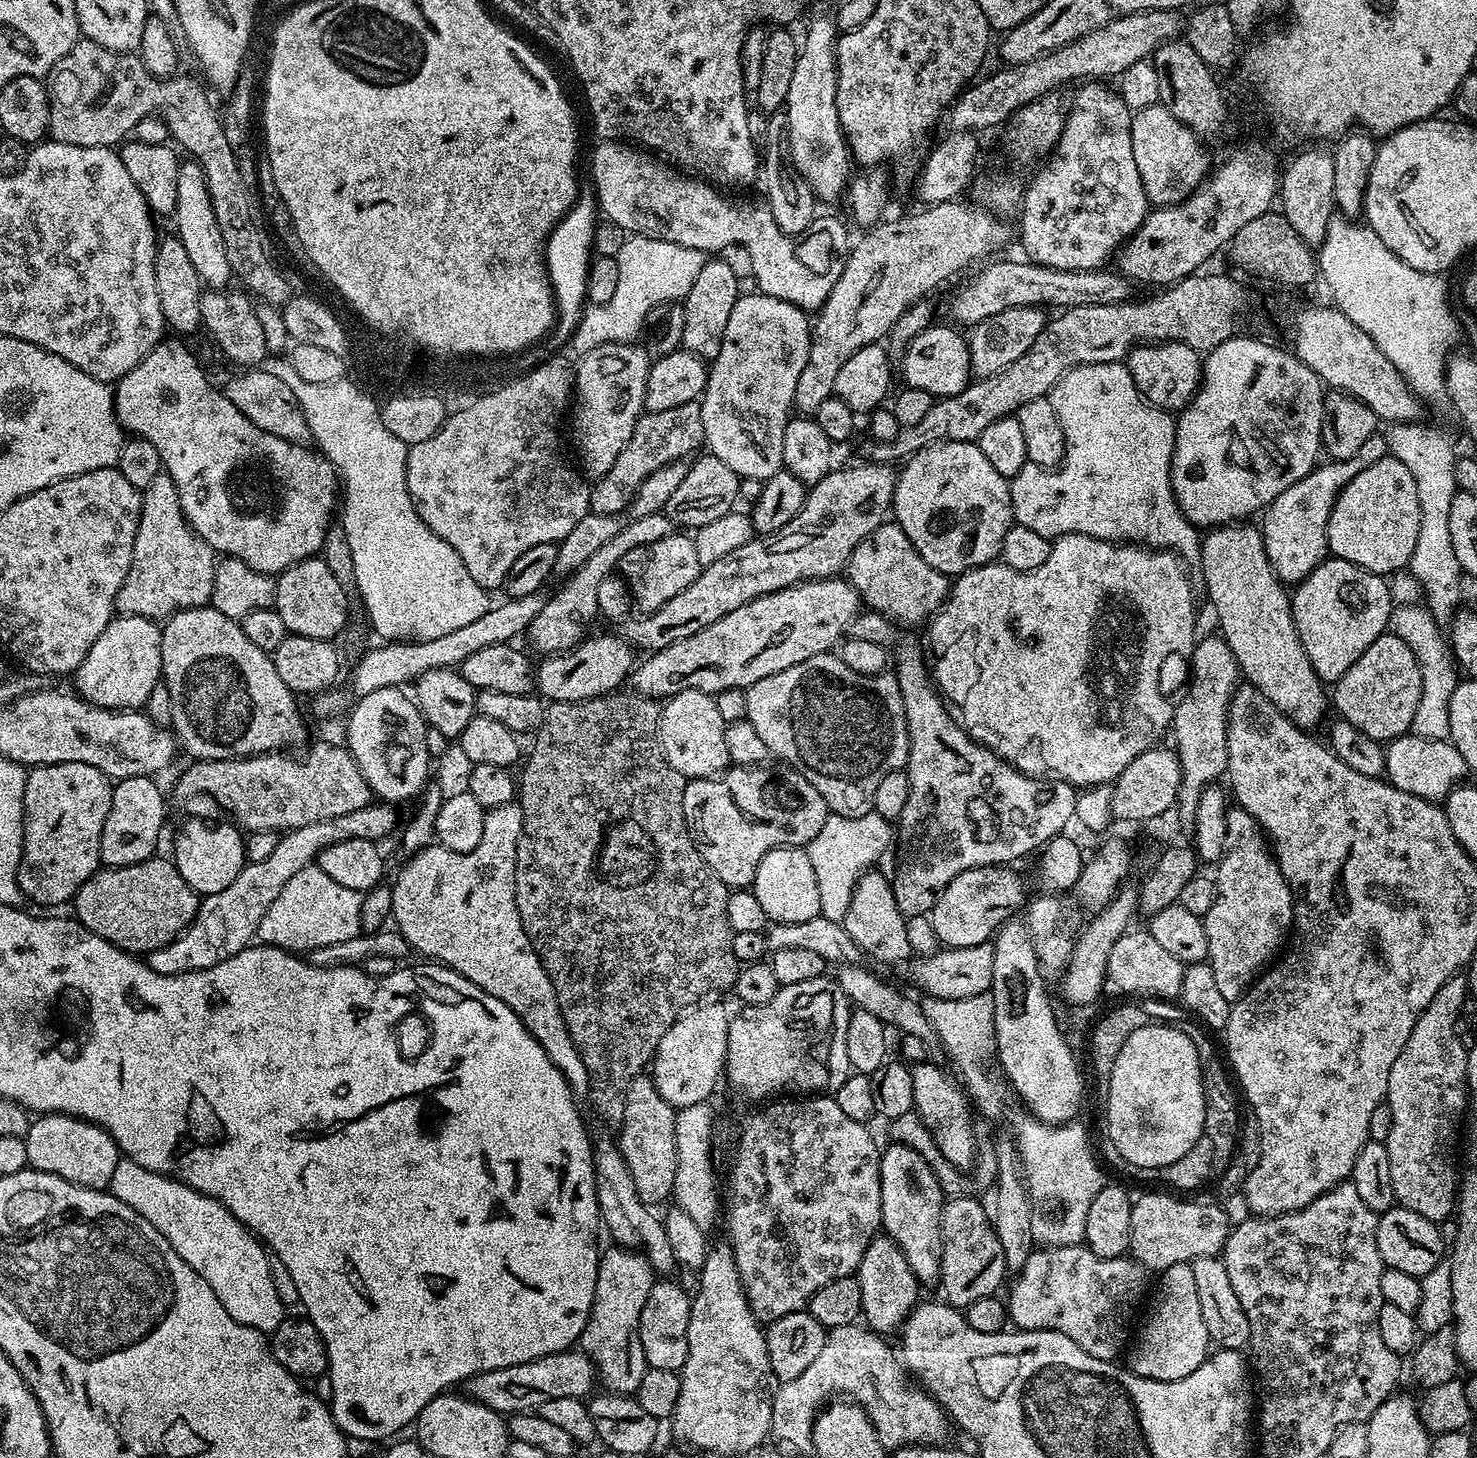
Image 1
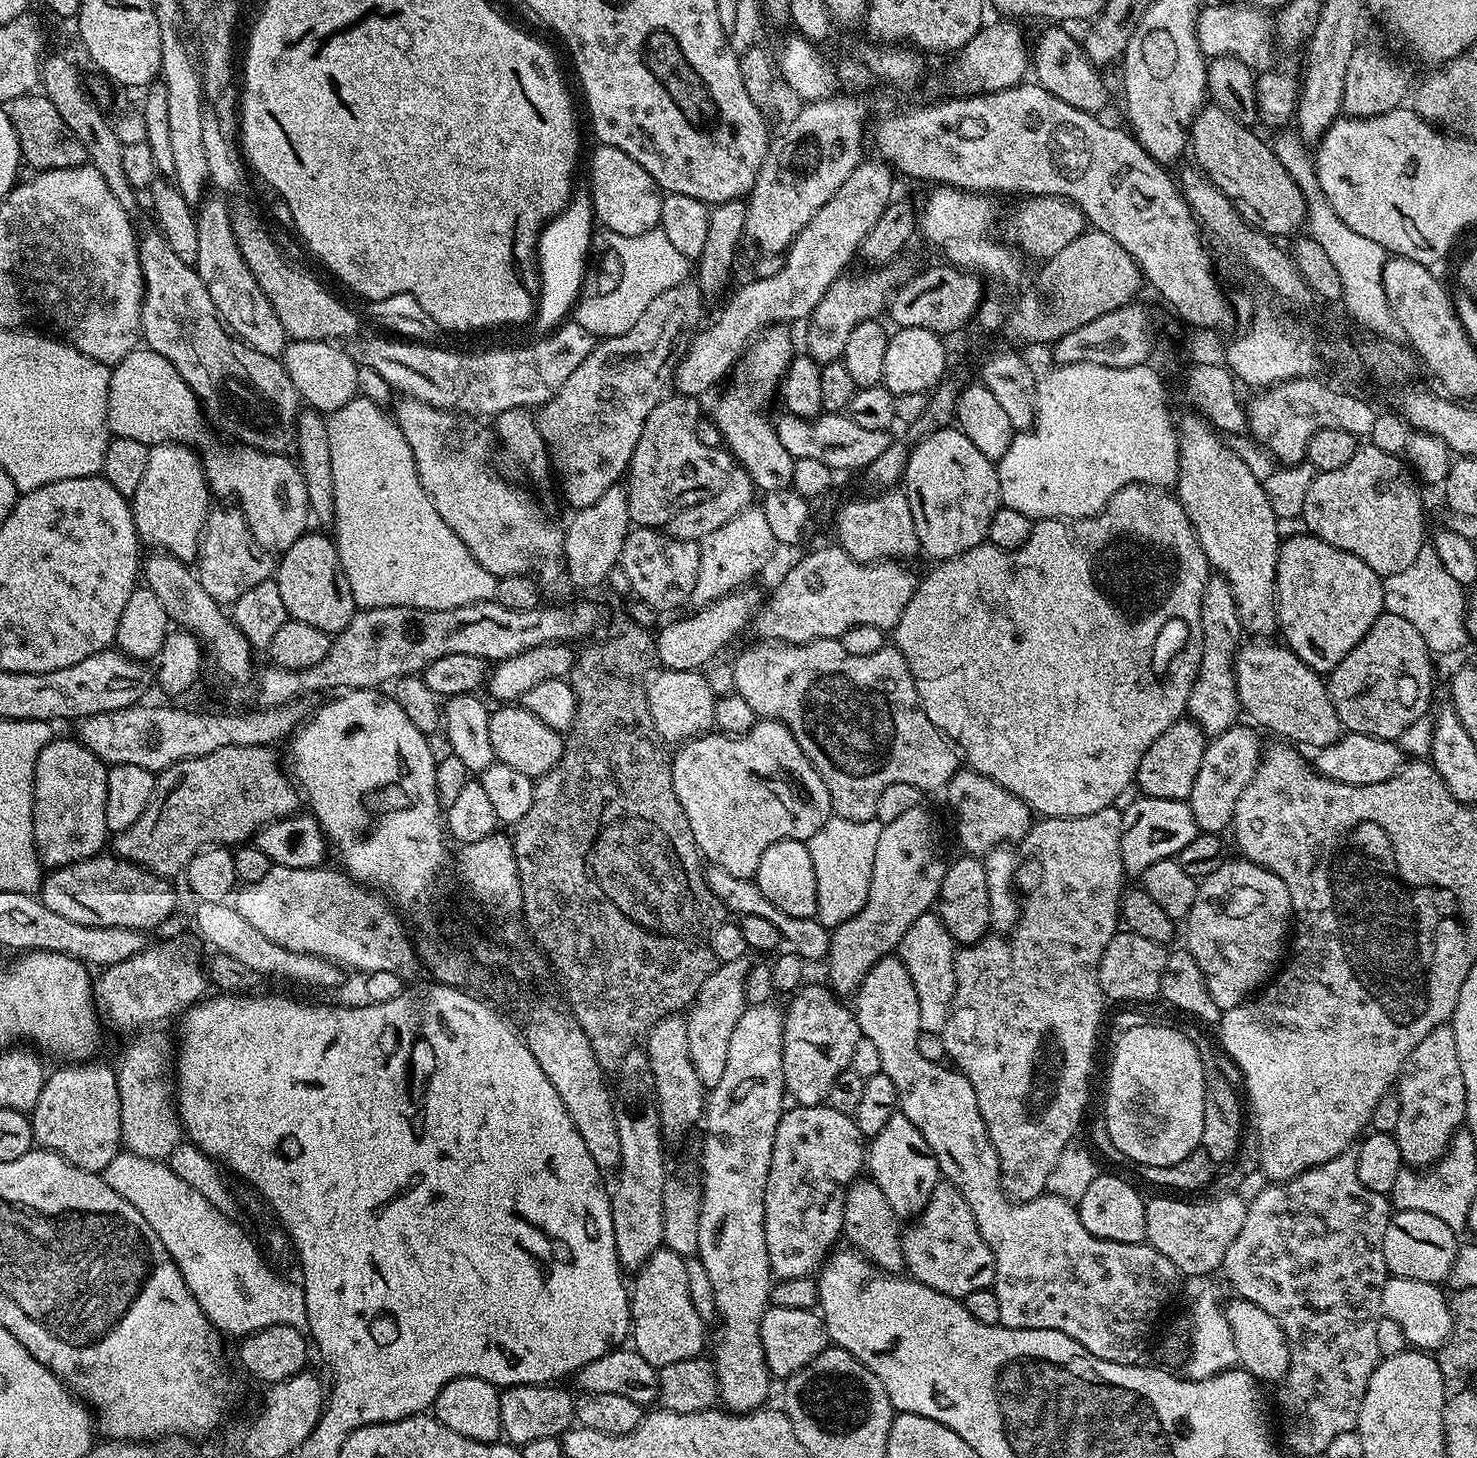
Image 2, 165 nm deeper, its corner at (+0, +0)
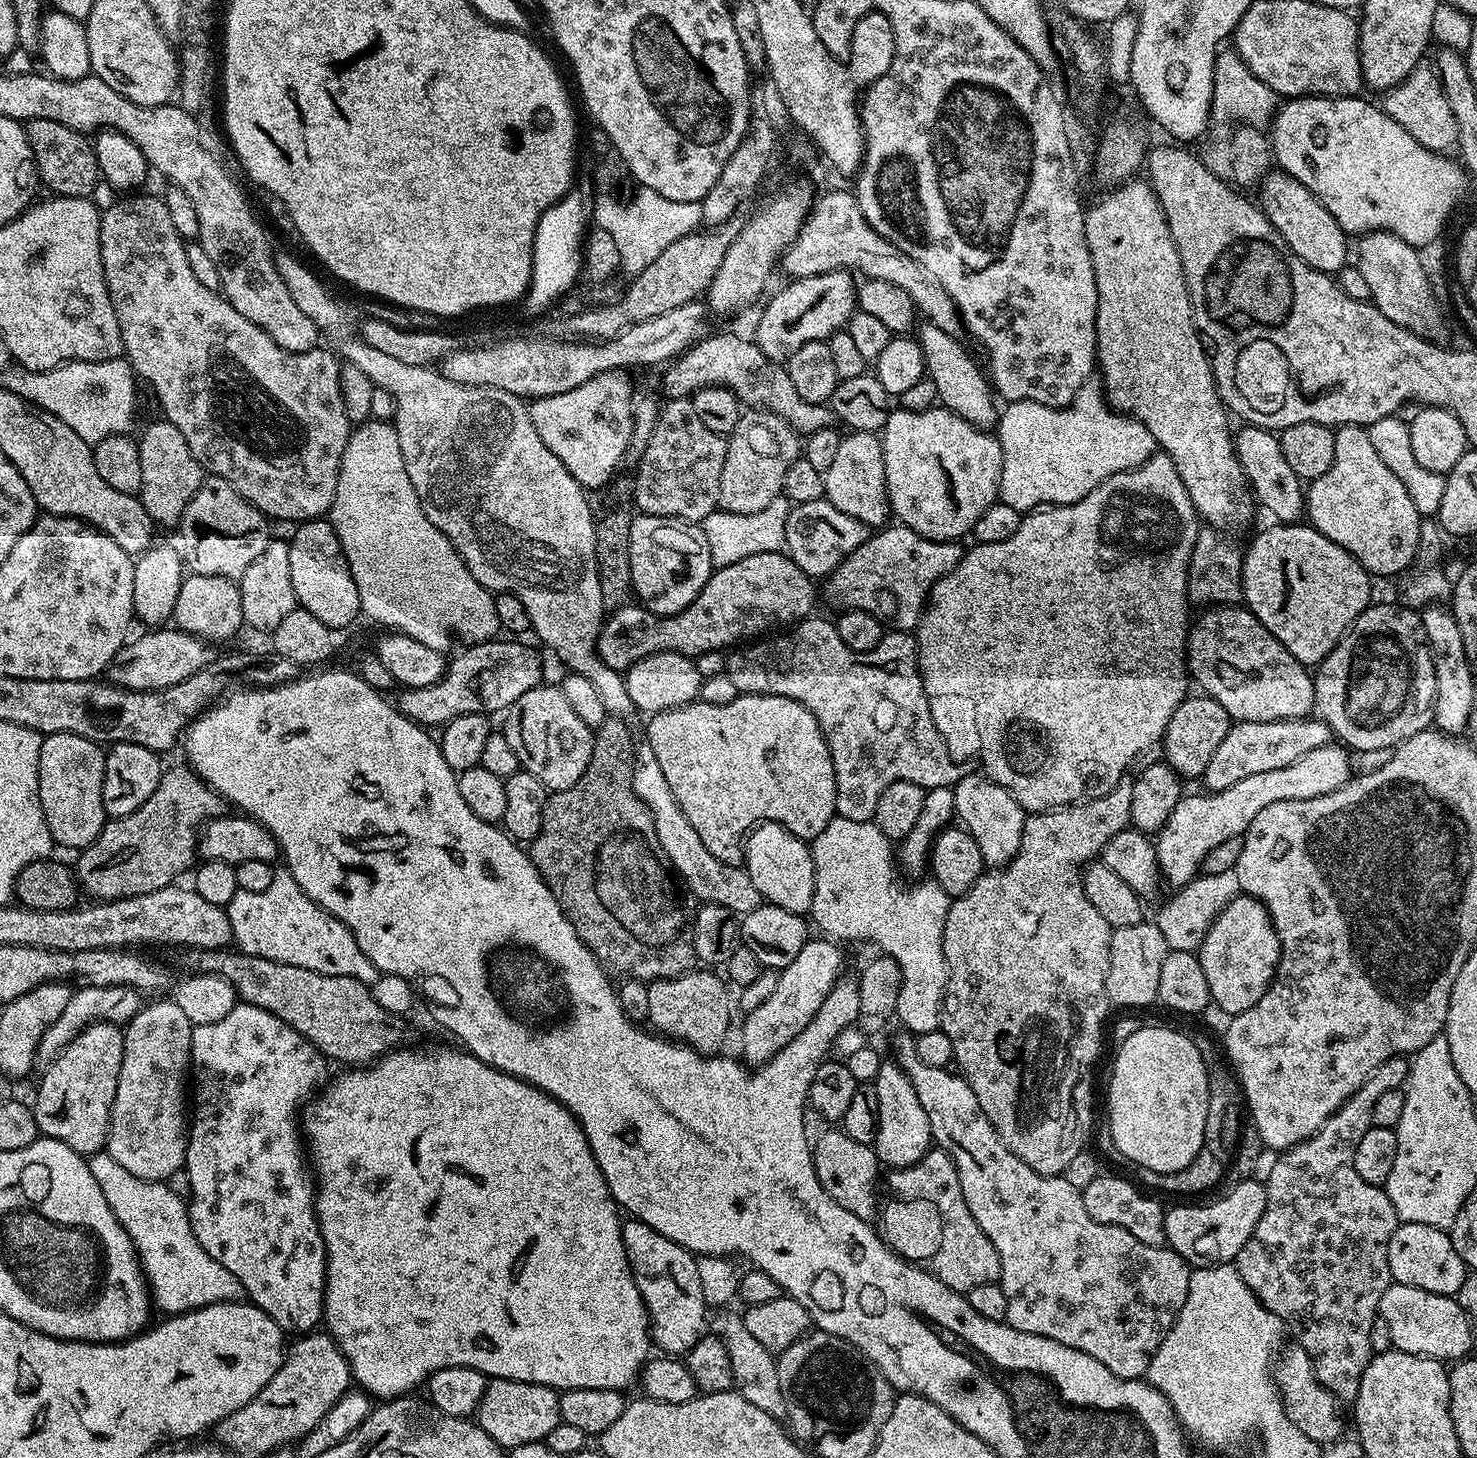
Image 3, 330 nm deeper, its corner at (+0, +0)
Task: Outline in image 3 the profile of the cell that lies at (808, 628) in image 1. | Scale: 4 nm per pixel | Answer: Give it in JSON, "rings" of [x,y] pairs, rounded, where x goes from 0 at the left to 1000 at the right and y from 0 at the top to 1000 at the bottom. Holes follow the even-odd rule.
{"rings":[[[599,361],[591,364],[588,370],[584,372],[584,374],[581,374],[563,392],[559,398],[561,409],[565,414],[569,414],[568,416],[569,418],[586,418],[586,421],[592,421],[605,431],[617,432],[623,427],[623,422],[626,420],[631,403],[640,393],[646,391],[646,388],[649,388],[653,377],[649,376],[651,374],[644,370],[630,370],[622,368],[619,364],[611,361],[601,361]]]}

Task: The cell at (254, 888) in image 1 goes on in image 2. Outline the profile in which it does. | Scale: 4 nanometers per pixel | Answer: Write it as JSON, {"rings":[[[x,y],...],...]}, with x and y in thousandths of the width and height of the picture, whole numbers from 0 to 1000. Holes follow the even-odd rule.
{"rings":[[[122,645],[117,647],[103,646],[91,654],[91,657],[77,660],[77,663],[70,665],[64,670],[64,688],[67,696],[79,705],[89,705],[91,702],[106,704],[108,700],[121,697],[131,689],[136,688],[142,680],[140,678],[142,678],[142,670],[129,648]]]}

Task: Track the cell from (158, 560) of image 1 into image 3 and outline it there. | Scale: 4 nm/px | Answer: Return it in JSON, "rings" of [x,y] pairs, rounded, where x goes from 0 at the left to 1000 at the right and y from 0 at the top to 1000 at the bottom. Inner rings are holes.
{"rings":[[[106,287],[104,291],[99,291],[97,297],[93,299],[93,314],[96,314],[96,333],[93,340],[96,347],[99,347],[99,353],[102,353],[104,358],[108,359],[109,357],[111,359],[121,360],[129,342],[131,342],[139,326],[131,311],[129,311],[126,300],[123,300],[121,292]]]}

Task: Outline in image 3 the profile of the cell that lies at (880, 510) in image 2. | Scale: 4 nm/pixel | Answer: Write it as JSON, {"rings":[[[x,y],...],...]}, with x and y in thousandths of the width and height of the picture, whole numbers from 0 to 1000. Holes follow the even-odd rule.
{"rings":[[[575,296],[573,298],[569,302],[565,317],[557,324],[557,342],[581,358],[588,361],[598,360],[601,357],[599,356],[603,354],[598,301],[592,296]]]}

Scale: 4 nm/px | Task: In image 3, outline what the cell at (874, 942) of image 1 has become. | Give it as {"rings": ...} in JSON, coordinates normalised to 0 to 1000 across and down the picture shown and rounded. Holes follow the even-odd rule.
{"rings":[[[609,706],[604,713],[604,719],[607,721],[606,729],[616,739],[622,756],[624,756],[624,761],[627,761],[627,767],[630,767],[633,787],[645,794],[649,802],[649,811],[651,811],[651,822],[654,822],[659,838],[665,841],[665,846],[668,846],[668,849],[673,852],[673,857],[676,857],[676,880],[681,888],[682,909],[687,912],[714,918],[714,920],[719,920],[719,923],[733,926],[733,929],[743,931],[746,937],[760,945],[773,946],[803,893],[807,870],[790,855],[776,855],[770,852],[765,844],[741,838],[741,835],[735,833],[733,817],[724,813],[719,805],[706,807],[697,802],[697,800],[678,783],[652,737],[642,738],[642,733],[626,731],[620,722],[619,713],[614,707]]]}

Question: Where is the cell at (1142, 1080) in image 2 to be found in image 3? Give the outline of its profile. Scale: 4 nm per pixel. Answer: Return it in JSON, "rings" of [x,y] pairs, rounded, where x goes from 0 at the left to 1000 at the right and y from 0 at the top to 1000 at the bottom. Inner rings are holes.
{"rings":[[[775,704],[757,716],[753,739],[750,741],[750,771],[754,785],[759,794],[770,798],[775,804],[794,804],[801,802],[815,787],[818,761],[818,733],[809,713],[796,705]]]}

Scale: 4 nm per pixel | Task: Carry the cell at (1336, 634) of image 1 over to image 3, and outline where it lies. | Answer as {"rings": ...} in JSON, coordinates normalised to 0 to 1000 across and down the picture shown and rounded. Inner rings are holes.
{"rings":[[[861,358],[859,360],[848,369],[848,374],[842,379],[842,414],[845,419],[850,422],[852,427],[854,427],[854,429],[857,429],[857,432],[860,432],[860,435],[863,435],[863,438],[865,438],[865,440],[868,440],[868,443],[871,443],[871,446],[879,451],[880,455],[892,457],[900,449],[900,446],[903,446],[913,430],[930,414],[930,398],[926,392],[914,379],[900,372],[900,369],[898,369],[892,362],[883,358]]]}

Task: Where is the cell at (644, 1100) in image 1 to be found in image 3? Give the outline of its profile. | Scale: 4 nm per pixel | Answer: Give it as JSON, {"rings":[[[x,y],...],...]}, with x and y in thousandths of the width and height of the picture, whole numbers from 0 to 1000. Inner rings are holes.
{"rings":[[[469,665],[453,672],[441,673],[439,675],[440,693],[438,702],[445,709],[465,716],[477,724],[481,724],[488,721],[493,711],[493,680],[490,678],[491,673],[482,667],[484,666],[474,666],[477,667]]]}

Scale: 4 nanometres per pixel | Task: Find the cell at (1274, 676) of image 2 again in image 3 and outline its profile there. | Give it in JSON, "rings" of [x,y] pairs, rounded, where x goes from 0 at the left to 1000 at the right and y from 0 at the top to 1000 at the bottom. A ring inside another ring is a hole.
{"rings":[[[818,416],[814,418],[815,420],[812,423],[809,423],[808,427],[804,432],[804,443],[803,445],[803,452],[804,453],[804,462],[808,467],[814,477],[822,479],[822,481],[825,481],[825,484],[827,484],[827,487],[830,487],[830,490],[834,492],[835,495],[839,495],[863,495],[863,494],[882,494],[889,490],[891,485],[891,477],[890,476],[890,464],[884,456],[879,454],[879,451],[876,451],[876,449],[873,449],[873,446],[871,446],[871,443],[868,443],[868,440],[865,440],[865,438],[863,438],[863,435],[860,435],[860,432],[857,432],[857,429],[854,429],[854,427],[852,427],[852,424],[848,420],[845,419],[842,416]]]}

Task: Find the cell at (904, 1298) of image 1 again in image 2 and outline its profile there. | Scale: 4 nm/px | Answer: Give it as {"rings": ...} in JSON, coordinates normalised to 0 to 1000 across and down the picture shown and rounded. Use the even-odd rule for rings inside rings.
{"rings":[[[580,808],[571,817],[571,844],[576,855],[582,858],[583,861],[590,867],[596,870],[600,874],[609,874],[613,872],[612,852],[611,850],[610,835],[603,830],[603,824],[600,824],[600,819],[594,816],[590,808]]]}

